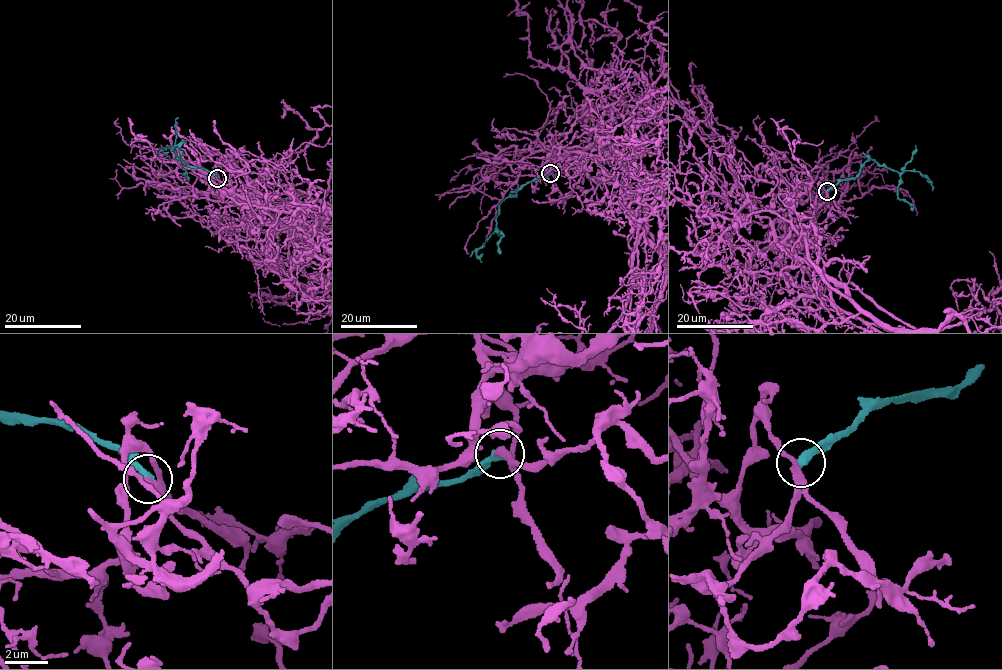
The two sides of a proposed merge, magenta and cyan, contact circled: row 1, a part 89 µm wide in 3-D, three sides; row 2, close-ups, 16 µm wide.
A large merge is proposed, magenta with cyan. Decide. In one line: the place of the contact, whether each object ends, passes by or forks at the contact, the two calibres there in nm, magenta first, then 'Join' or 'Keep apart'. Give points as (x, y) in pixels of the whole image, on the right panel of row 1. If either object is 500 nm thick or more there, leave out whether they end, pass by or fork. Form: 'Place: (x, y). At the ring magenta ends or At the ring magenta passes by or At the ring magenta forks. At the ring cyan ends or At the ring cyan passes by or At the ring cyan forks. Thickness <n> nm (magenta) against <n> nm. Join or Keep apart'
Place: (827, 191). At the ring magenta passes by. At the ring cyan ends. Thickness 320 nm (magenta) against 400 nm. Join

